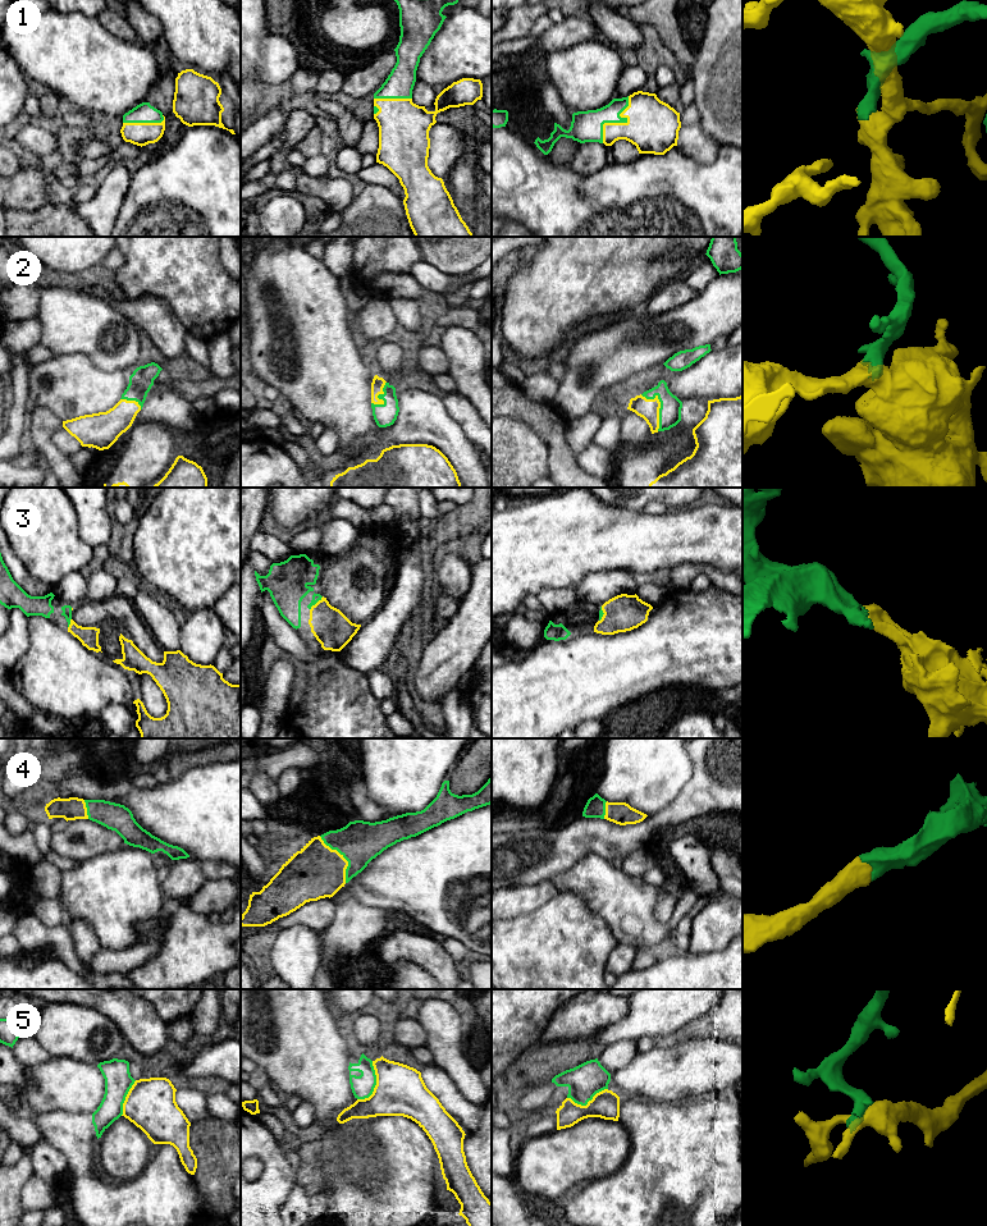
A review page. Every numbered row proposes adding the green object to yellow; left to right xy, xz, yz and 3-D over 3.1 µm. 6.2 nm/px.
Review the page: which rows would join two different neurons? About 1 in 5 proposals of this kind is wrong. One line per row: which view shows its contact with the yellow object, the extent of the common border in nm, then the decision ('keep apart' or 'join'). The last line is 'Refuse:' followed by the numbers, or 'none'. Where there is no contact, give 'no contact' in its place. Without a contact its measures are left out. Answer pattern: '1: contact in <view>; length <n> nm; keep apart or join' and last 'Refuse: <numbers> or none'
1: contact in yz; length 340 nm; join
2: contact in yz; length 260 nm; join
3: contact in xz; length 120 nm; join
4: contact in xz; length 340 nm; join
5: contact in xz; length 260 nm; keep apart
Refuse: 5

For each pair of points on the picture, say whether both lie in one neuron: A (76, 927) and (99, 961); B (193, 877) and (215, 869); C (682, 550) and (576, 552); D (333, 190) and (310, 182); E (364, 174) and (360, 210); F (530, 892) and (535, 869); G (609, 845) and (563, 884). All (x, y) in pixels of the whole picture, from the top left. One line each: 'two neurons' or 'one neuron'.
A: two neurons
B: two neurons
C: one neuron
D: one neuron
E: two neurons
F: two neurons
G: two neurons

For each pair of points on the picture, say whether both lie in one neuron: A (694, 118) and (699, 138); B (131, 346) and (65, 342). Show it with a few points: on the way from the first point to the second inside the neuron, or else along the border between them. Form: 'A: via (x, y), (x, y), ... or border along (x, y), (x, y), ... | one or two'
A: border along (698, 123), (681, 127) | two
B: via (114, 355), (106, 356), (88, 342), (82, 342) | one

